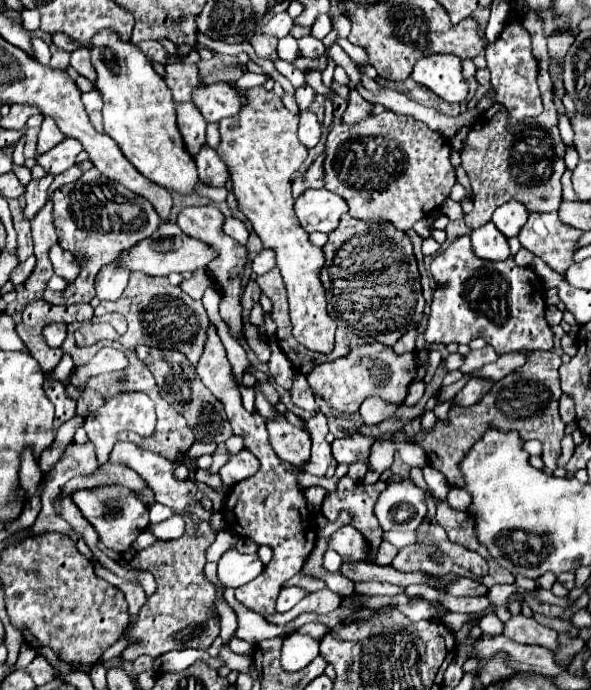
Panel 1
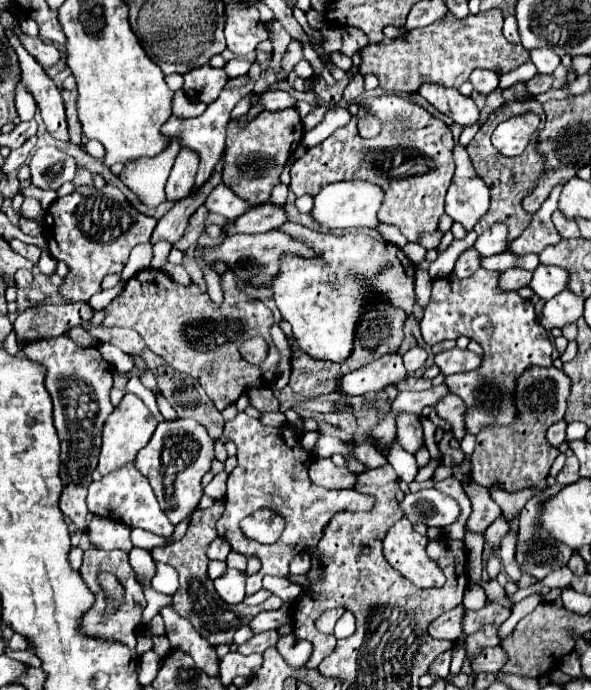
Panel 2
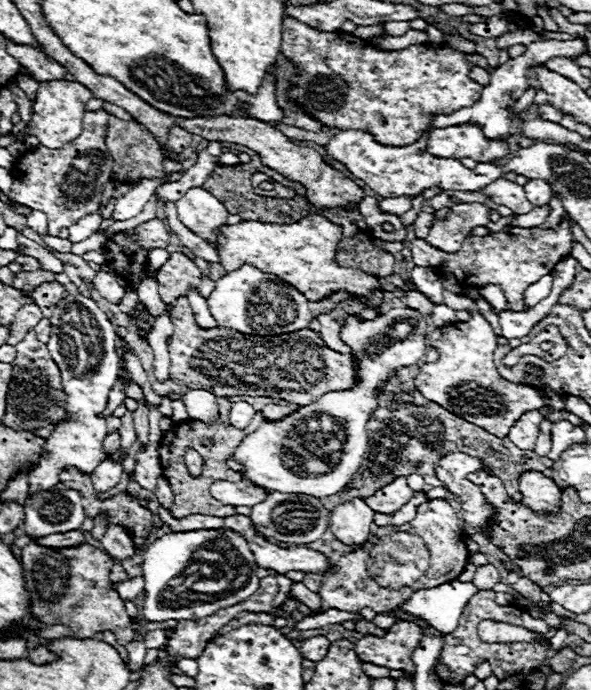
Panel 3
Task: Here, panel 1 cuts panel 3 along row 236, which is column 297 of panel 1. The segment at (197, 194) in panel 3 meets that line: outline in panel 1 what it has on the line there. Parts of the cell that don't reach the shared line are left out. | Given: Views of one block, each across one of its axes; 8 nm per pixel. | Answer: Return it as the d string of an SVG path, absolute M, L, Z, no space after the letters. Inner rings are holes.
M320 188L320 190L310 190L302 194L302 200L294 204L296 216L306 232L332 232L340 216L348 212L348 204L342 196Z

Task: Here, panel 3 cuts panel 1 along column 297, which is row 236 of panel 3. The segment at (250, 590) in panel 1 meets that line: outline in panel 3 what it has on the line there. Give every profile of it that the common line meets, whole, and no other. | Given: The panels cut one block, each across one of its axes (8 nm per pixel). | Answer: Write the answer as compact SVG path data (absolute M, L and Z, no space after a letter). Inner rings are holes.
M550 206L550 214L542 226L536 228L518 228L518 226L504 226L500 232L492 232L486 236L468 236L460 248L460 252L440 252L432 248L412 248L412 258L416 266L434 268L440 274L452 274L462 286L480 288L484 284L496 284L508 302L508 308L520 312L524 310L524 290L528 284L538 282L542 276L550 274L562 258L572 252L572 228L570 228L570 214L564 206Z

